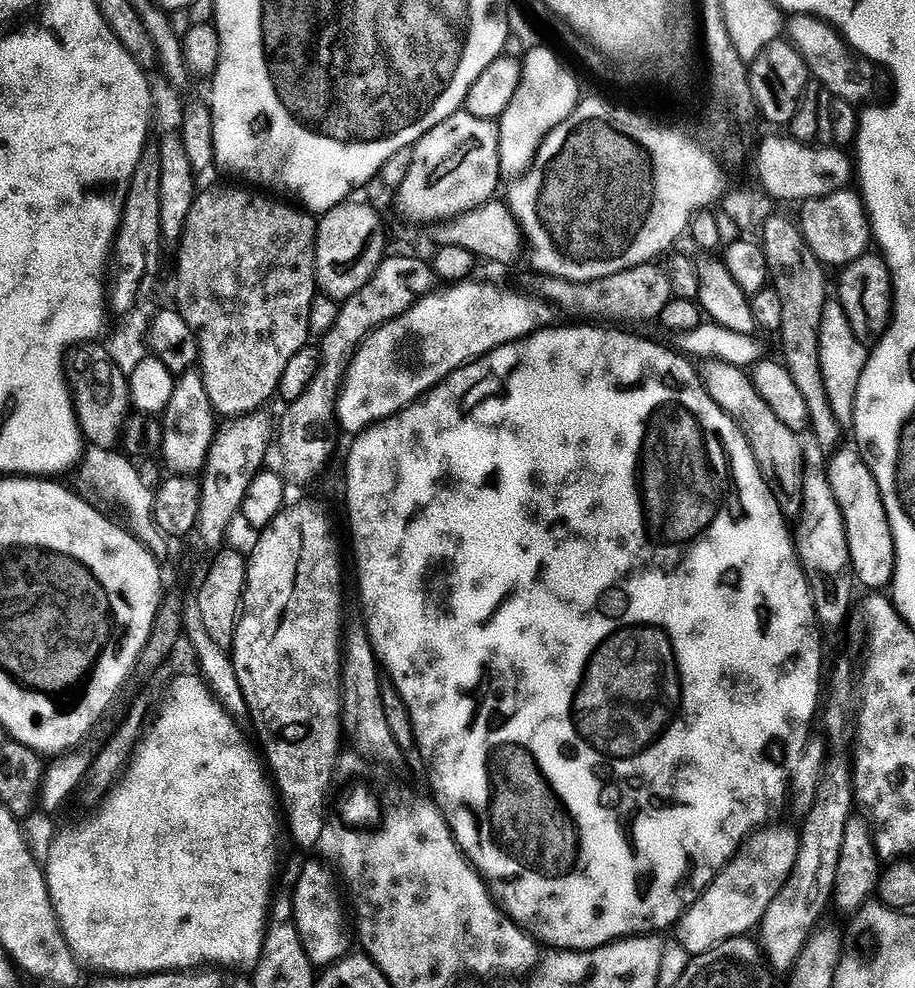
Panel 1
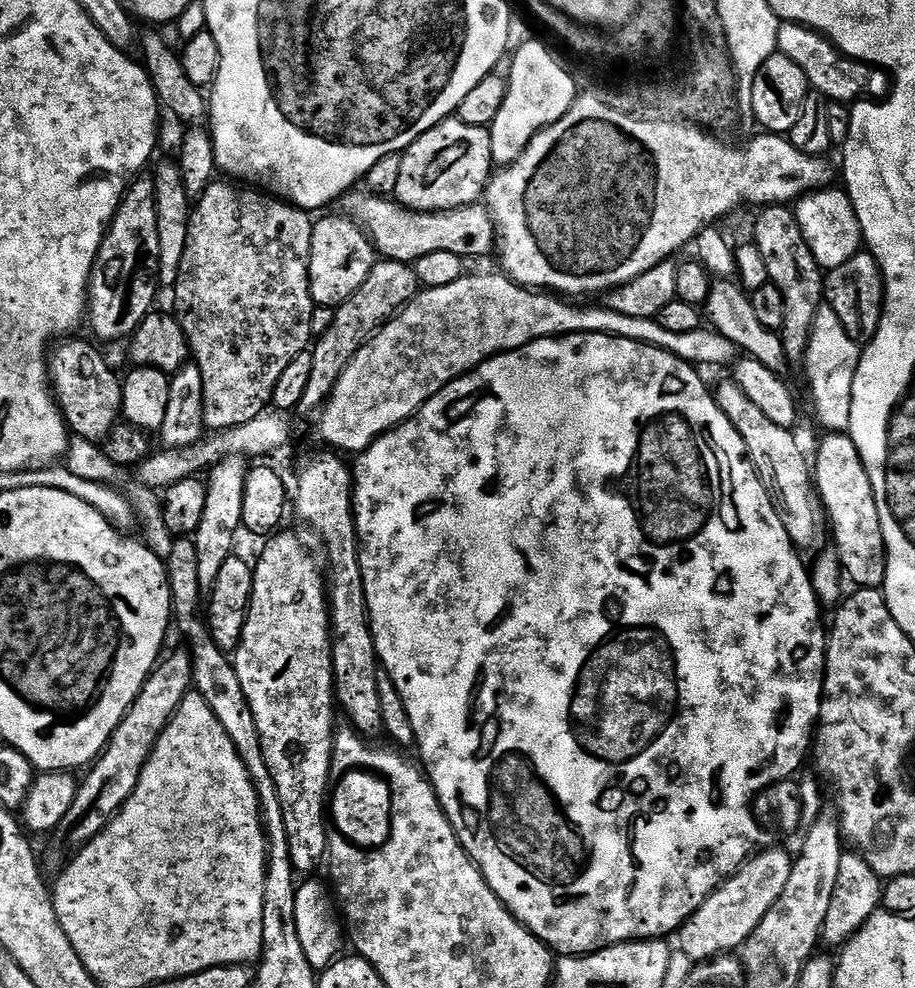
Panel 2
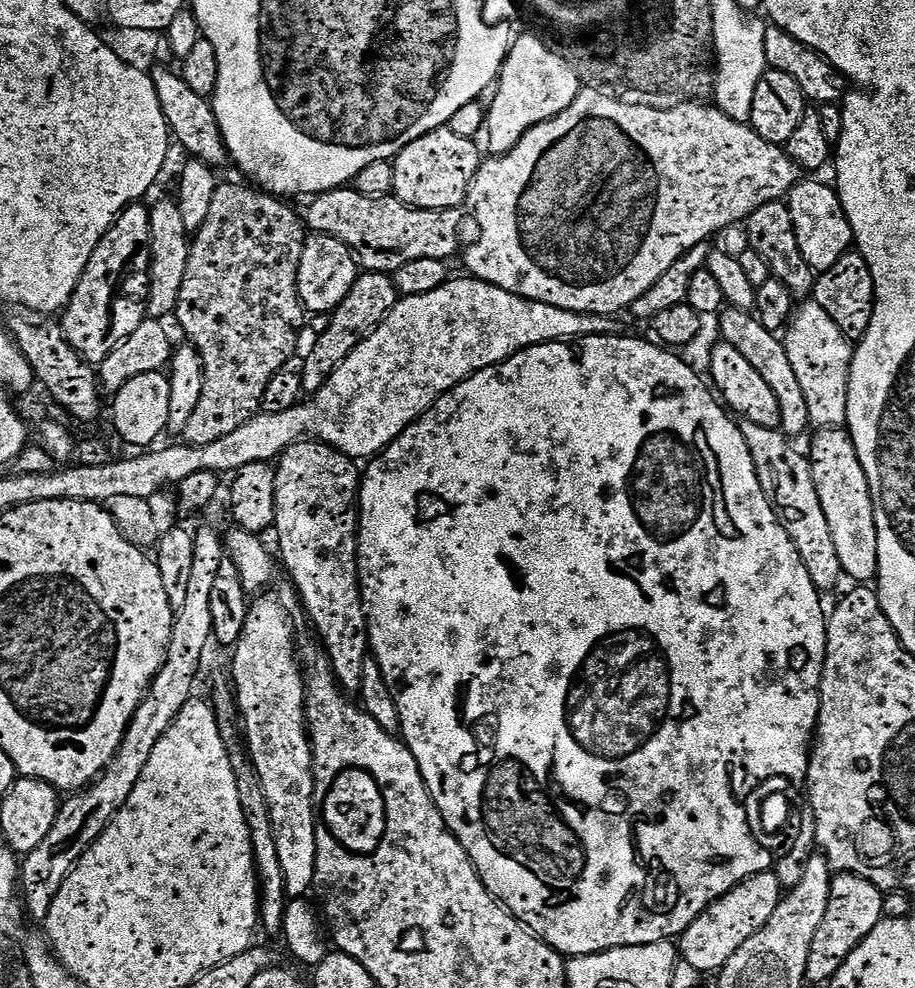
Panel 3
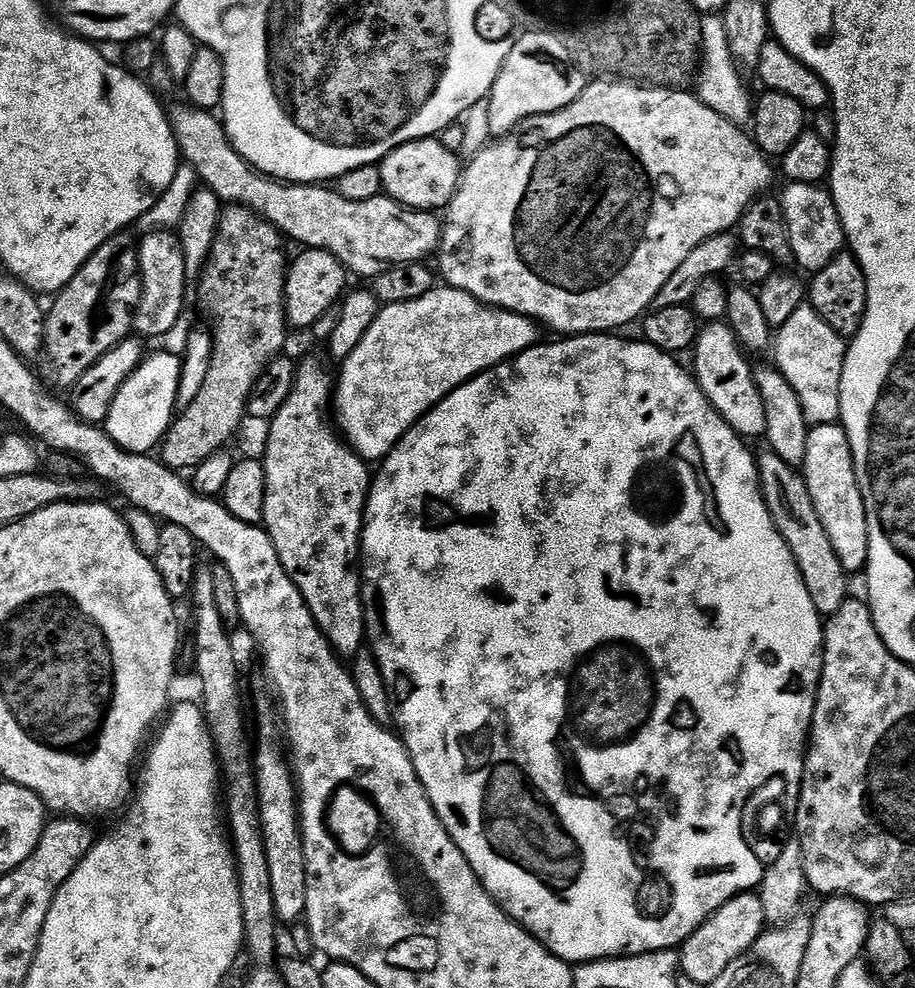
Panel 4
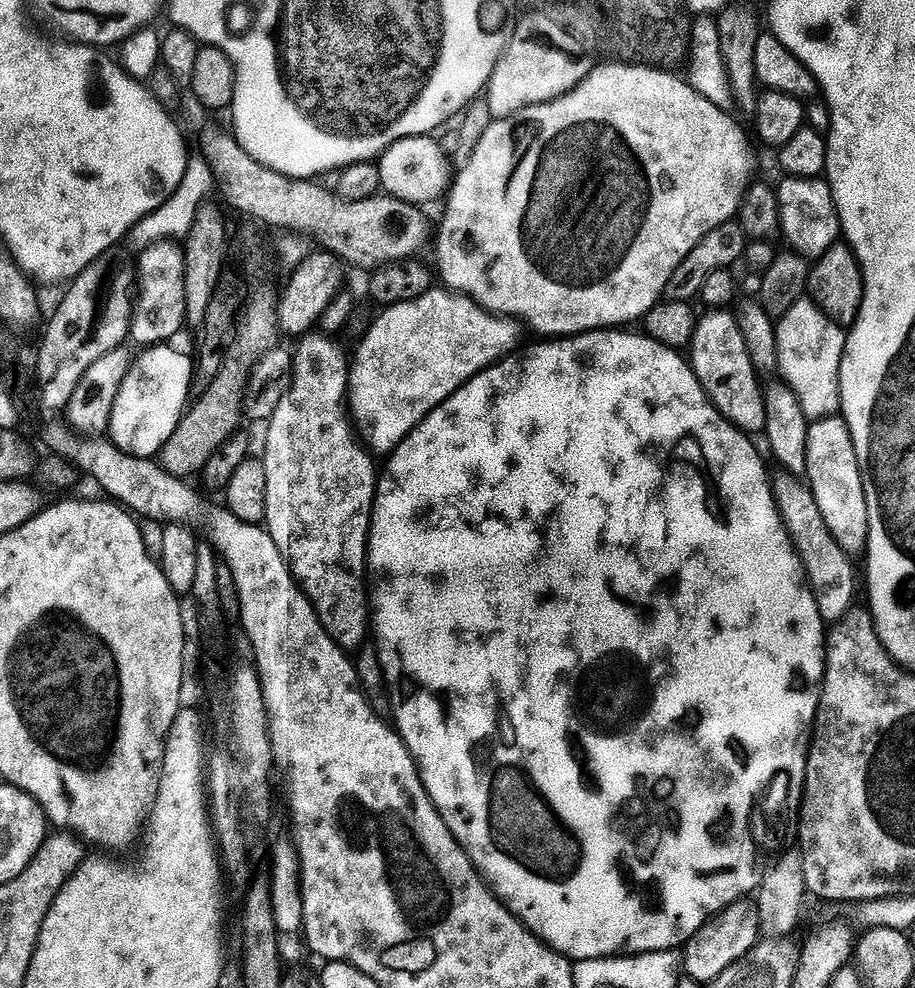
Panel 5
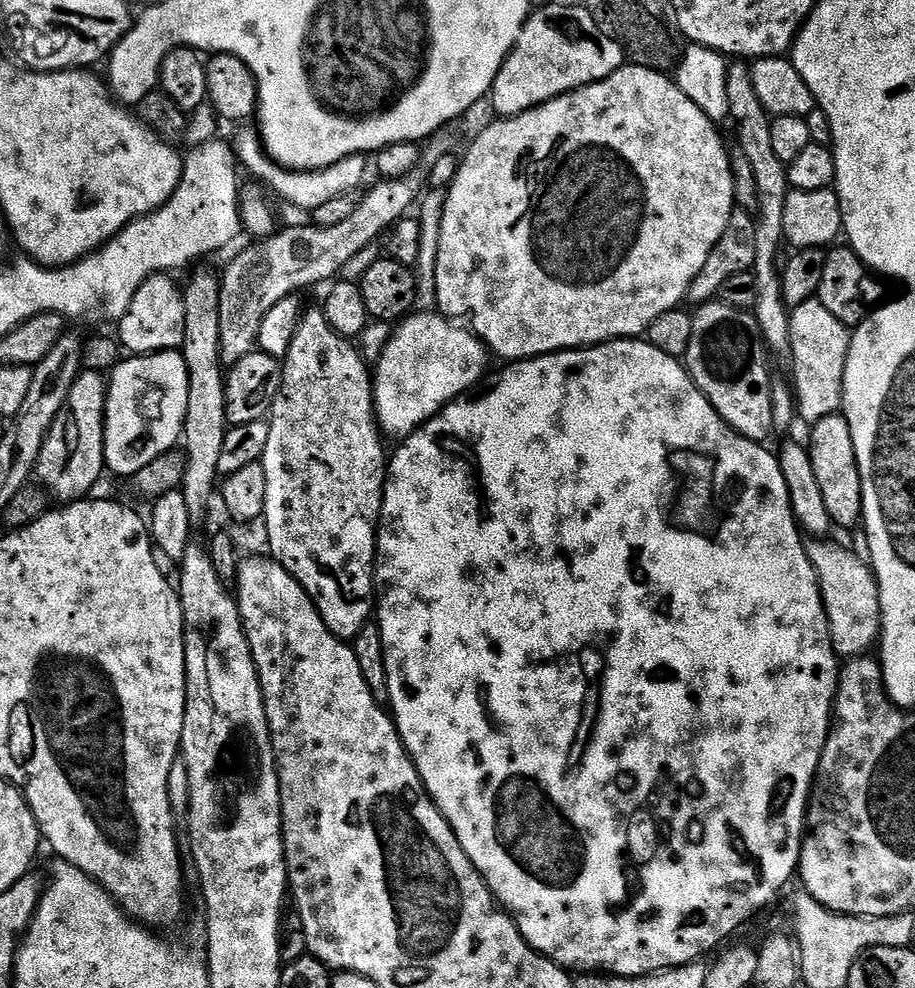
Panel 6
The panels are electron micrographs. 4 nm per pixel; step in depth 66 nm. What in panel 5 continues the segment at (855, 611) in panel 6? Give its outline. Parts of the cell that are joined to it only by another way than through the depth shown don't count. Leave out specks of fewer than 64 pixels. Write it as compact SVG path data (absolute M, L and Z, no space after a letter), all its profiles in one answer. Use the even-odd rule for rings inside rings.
M784 470L778 471L776 476L771 477L772 492L776 495L776 507L780 510L780 516L784 519L784 529L788 531L788 537L792 540L792 545L796 548L796 554L804 566L804 574L808 581L808 586L812 593L816 595L816 605L820 611L820 617L826 622L840 620L852 608L852 603L856 600L856 572L852 569L853 561L847 552L843 552L838 546L838 542L830 534L822 514L818 510L818 502L809 495L803 488L798 488L795 479Z

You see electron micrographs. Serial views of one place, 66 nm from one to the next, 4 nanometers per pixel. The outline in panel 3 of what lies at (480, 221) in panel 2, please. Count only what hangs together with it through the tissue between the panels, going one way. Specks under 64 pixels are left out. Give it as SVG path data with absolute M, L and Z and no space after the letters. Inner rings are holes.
M350 186L320 193L307 204L309 206L302 214L305 225L317 235L332 236L342 241L353 251L359 267L366 272L395 274L402 266L406 266L406 262L418 262L418 258L438 258L448 262L456 251L461 251L460 223L464 216L460 208L412 208L397 200L395 195L366 198Z

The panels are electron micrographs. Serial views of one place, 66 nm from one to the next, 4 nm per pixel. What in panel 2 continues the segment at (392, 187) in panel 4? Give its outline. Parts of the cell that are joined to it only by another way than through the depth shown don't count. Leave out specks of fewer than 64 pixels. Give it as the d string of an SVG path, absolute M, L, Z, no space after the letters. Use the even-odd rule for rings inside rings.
M459 118L435 124L404 149L400 156L402 170L394 196L414 212L448 212L452 208L475 205L484 195L494 172L492 143L487 127L467 125Z

